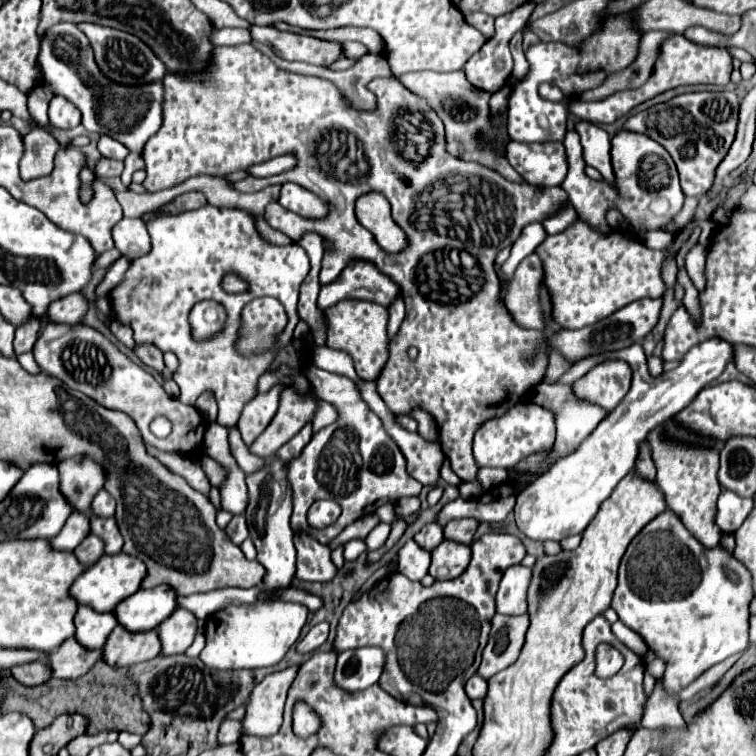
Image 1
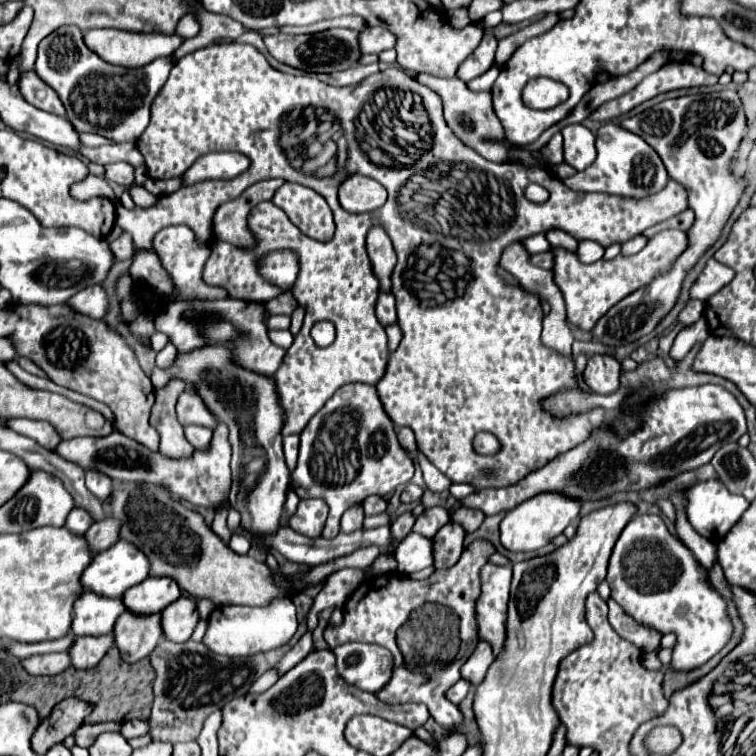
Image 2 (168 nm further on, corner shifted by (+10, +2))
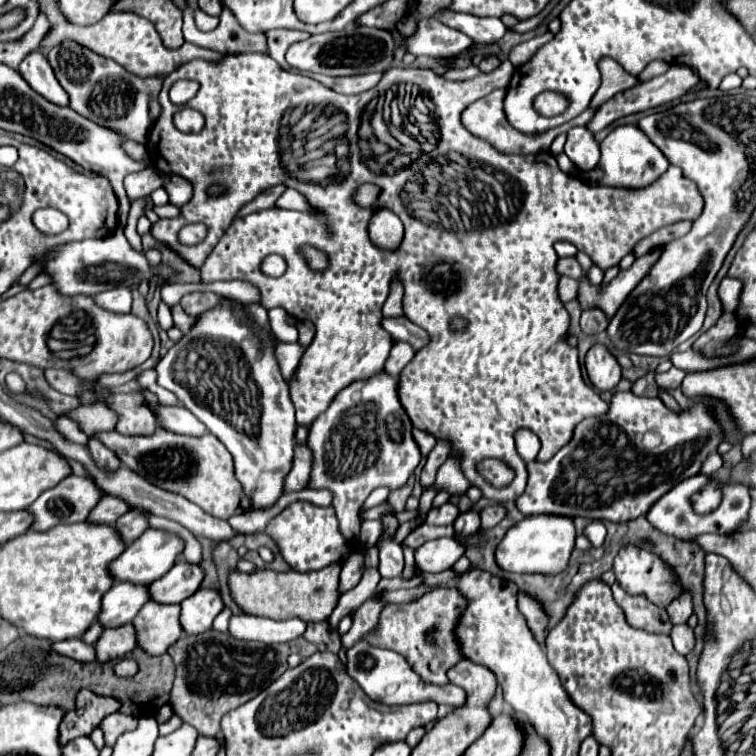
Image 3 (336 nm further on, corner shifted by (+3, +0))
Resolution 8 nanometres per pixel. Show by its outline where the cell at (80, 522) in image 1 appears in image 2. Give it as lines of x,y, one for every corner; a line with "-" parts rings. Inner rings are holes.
72,509
70,515
66,517
64,527
66,527
70,533
74,533
74,535
84,535
84,531
86,531
92,523
94,523
92,517
90,517
84,509

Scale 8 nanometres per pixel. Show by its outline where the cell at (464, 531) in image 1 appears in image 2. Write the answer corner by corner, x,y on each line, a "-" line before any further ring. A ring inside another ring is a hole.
458,507
458,509
450,515
450,521
462,525
466,533
472,533
472,531
476,531
476,529
482,525
484,513
482,513
482,511
474,511
474,509
466,509
466,507

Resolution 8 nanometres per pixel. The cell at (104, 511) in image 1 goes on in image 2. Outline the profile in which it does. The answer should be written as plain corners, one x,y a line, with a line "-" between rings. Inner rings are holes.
86,471
86,487
94,497
104,503
110,497
112,481
106,475
96,475
96,471

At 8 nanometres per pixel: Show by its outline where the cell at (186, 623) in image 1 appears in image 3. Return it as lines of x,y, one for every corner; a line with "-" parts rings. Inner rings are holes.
199,589
181,603
181,625
185,633
203,633
211,629
213,619
223,611
223,599
217,589

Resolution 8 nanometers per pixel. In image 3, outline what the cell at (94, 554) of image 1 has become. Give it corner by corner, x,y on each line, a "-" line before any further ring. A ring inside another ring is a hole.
131,509
131,513
125,513
123,517
119,517
119,521
115,521
115,529
125,543
133,543
145,533
145,529
149,529
149,519
139,509

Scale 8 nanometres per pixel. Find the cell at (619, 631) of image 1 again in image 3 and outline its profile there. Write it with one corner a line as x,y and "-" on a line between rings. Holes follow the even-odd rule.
617,581
611,585
611,589
617,605
625,609
627,621
631,621
631,625
647,629
649,633
671,633
671,621
665,609
653,605
645,595
629,595

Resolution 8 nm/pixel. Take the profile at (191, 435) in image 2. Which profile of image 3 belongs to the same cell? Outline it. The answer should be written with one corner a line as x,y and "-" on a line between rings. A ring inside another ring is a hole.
157,405
157,421
163,429
167,431
175,431
175,433
185,433
185,435
203,435
207,429
203,423
199,423
199,419
193,413
187,413
187,409
183,409
181,405

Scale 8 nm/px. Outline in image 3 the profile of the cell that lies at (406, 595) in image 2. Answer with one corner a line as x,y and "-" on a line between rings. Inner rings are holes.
437,589
423,595
415,603
391,605
381,611
377,629
367,633
363,639
375,647
391,649
403,655
413,669
427,681
435,685
447,683
447,669
461,661
459,647
455,645
455,621
465,609
465,601
457,589

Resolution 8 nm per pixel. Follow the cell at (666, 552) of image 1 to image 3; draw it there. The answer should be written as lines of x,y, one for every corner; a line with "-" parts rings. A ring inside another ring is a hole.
623,547
613,571
627,593
643,593
653,605
667,607
683,591
673,583
671,567
651,549

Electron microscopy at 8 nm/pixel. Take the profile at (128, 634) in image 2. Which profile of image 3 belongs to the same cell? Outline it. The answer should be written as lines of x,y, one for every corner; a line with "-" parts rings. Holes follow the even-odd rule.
149,601
139,611
133,625
137,629
137,641
147,653
163,655
183,635
179,611
181,605
163,605
157,601

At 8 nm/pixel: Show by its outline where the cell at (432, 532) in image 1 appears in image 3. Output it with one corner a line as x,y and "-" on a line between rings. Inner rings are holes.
445,503
441,507
433,507
427,513
425,523
429,523
429,525
451,525
457,515
459,515
459,509
453,503

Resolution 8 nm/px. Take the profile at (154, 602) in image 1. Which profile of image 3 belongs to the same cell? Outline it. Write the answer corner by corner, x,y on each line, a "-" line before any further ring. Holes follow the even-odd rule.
177,561
169,573
149,585
151,599
159,603
181,603
199,589
203,577
205,573
199,565

